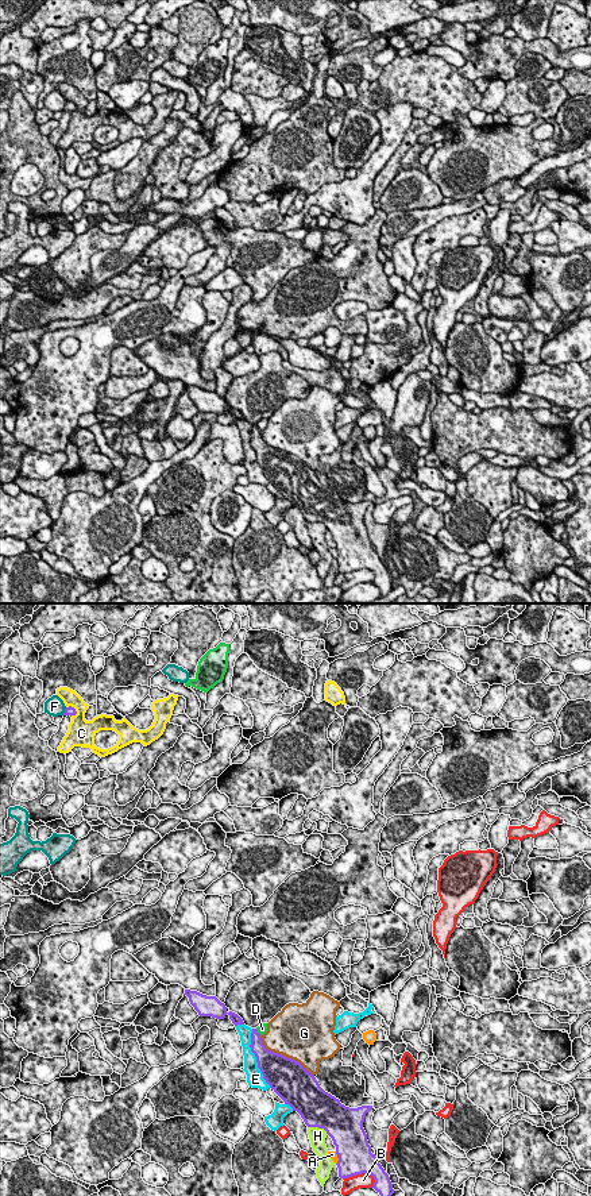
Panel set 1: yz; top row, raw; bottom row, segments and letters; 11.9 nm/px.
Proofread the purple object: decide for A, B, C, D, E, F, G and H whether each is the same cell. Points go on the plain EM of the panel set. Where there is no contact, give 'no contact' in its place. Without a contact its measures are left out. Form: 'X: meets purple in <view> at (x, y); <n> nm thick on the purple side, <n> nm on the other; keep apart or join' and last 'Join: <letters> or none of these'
A: meets purple in yz at (338, 552); 400 nm thick on the purple side, 90 nm on the other; keep apart
B: meets purple in yz at (360, 568); 400 nm thick on the purple side, 170 nm on the other; keep apart
C: meets purple in yz at (73, 103); 100 nm thick on the purple side, 240 nm on the other; keep apart
D: meets purple in yz at (257, 427); 160 nm thick on the purple side, 120 nm on the other; keep apart
E: meets purple in yz at (257, 454); 340 nm thick on the purple side, 190 nm on the other; keep apart
F: meets purple in yz at (65, 107); 100 nm thick on the purple side, 240 nm on the other; keep apart
G: meets purple in yz at (284, 451); 440 nm thick on the purple side, 480 nm on the other; keep apart
H: meets purple in yz at (317, 521); 440 nm thick on the purple side, 190 nm on the other; keep apart
Join: none of these

